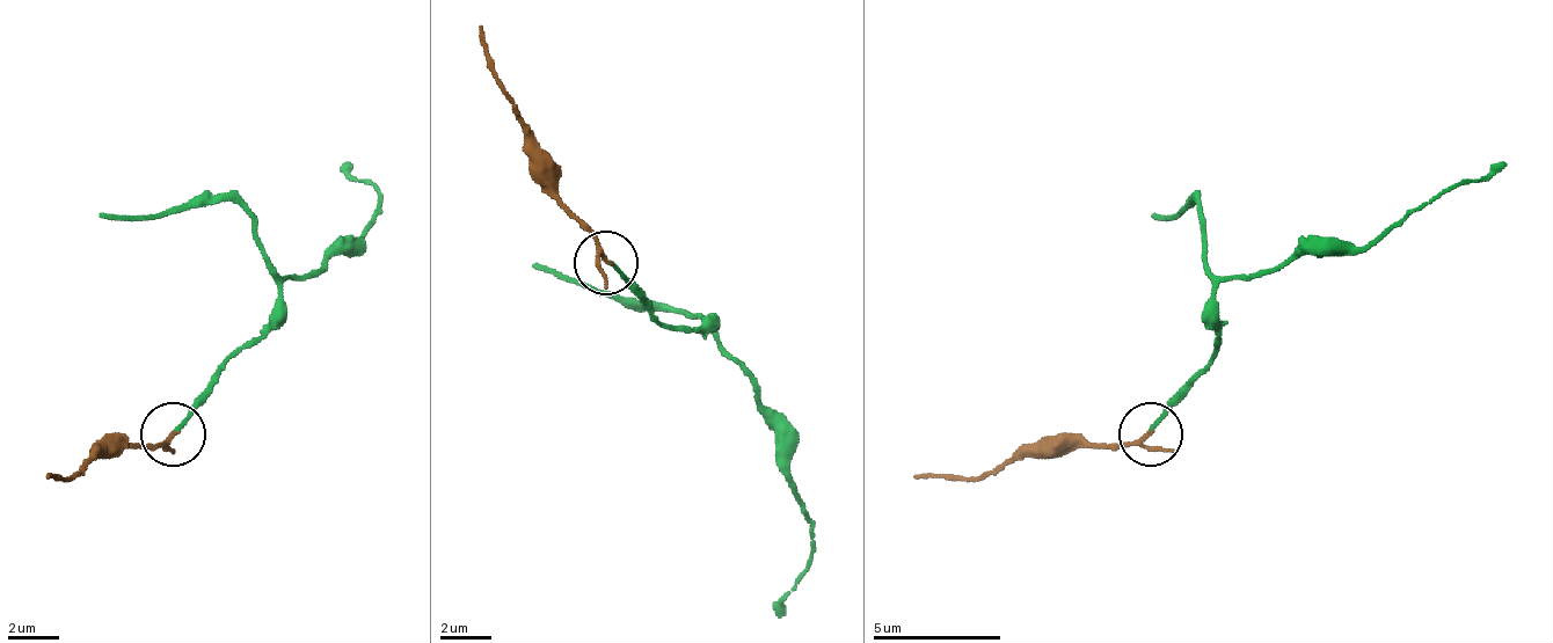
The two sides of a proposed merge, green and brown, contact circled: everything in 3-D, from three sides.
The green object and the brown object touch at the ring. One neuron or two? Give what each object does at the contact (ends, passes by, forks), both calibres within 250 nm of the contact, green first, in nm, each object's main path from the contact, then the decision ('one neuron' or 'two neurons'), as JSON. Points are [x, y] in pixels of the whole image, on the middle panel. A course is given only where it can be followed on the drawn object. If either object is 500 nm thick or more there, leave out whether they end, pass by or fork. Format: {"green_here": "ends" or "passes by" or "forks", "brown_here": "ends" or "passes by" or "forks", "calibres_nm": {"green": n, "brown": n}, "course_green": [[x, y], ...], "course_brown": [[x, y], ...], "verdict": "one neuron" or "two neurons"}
{"green_here": "ends", "brown_here": "passes by", "calibres_nm": {"green": 140, "brown": 130}, "course_green": [[607, 261], [665, 324], [704, 324], [716, 337], [767, 415], [780, 473], [813, 530], [780, 620]], "course_brown": [[607, 261], [562, 203], [537, 139], [498, 81], [479, 23]], "verdict": "one neuron"}

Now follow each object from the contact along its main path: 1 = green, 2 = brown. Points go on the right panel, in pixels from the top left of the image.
1: (1149, 432), (1214, 356), (1214, 323), (1226, 278), (1303, 253), (1361, 253), (1419, 207), (1508, 163)
2: (1149, 432), (1092, 445), (1027, 445), (969, 477), (912, 477)

